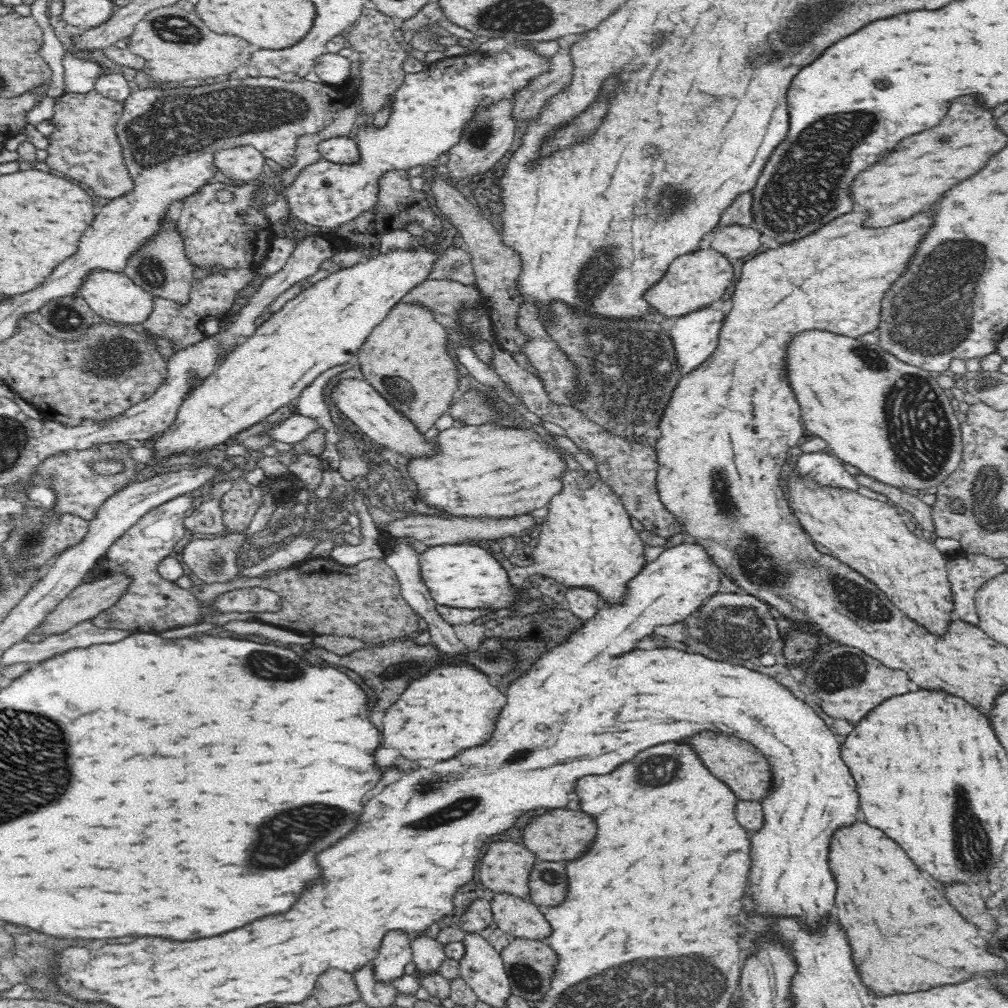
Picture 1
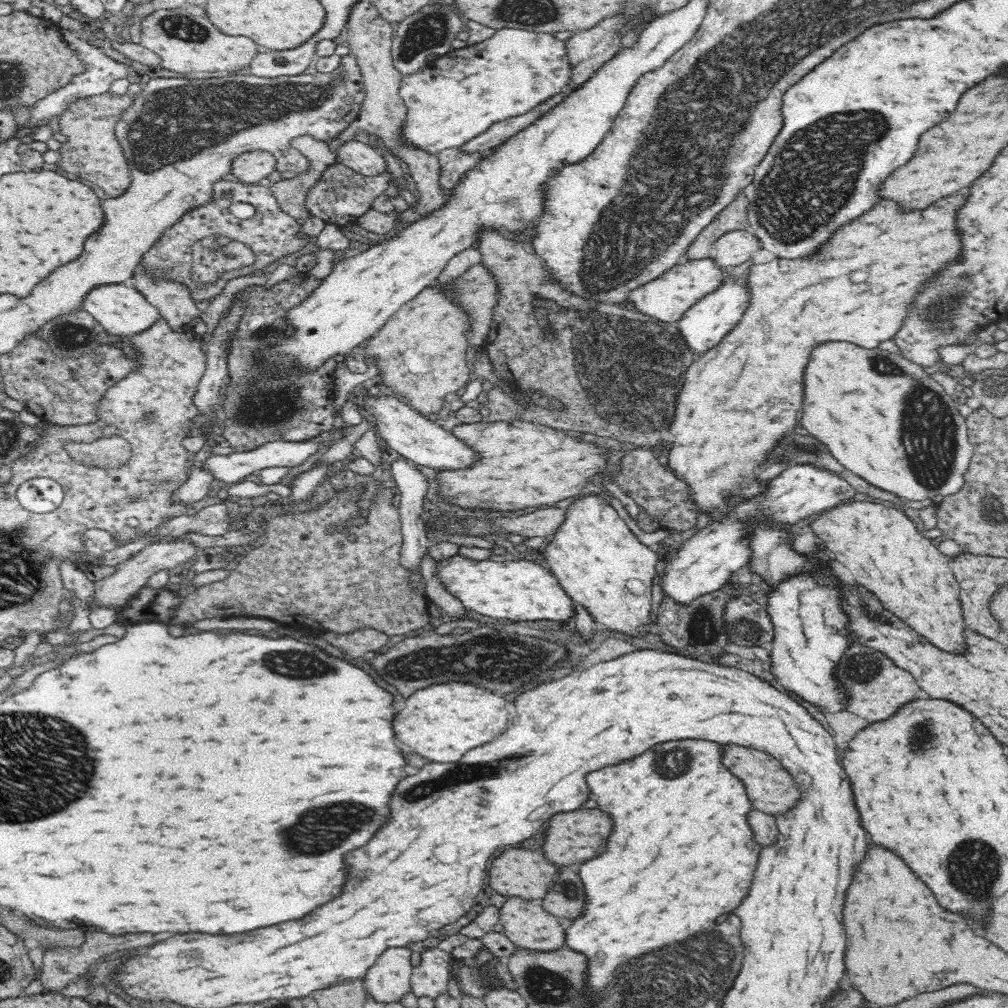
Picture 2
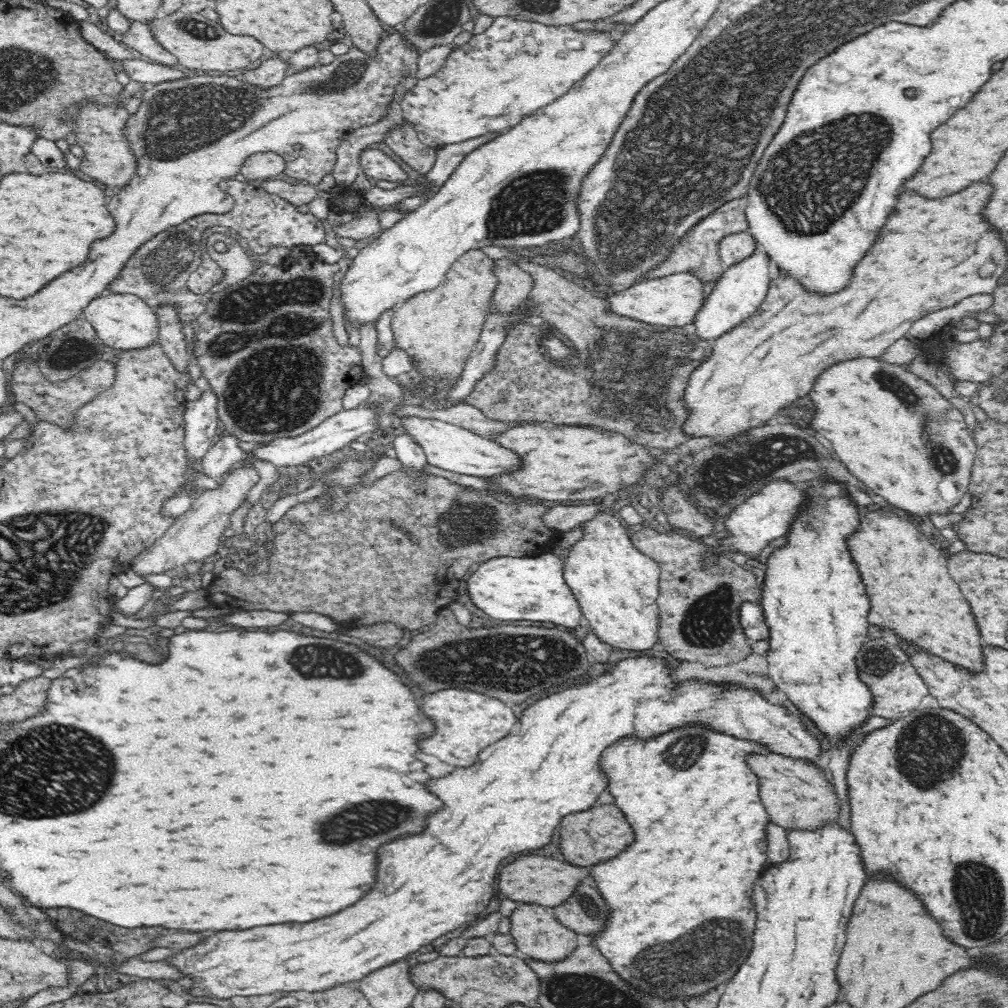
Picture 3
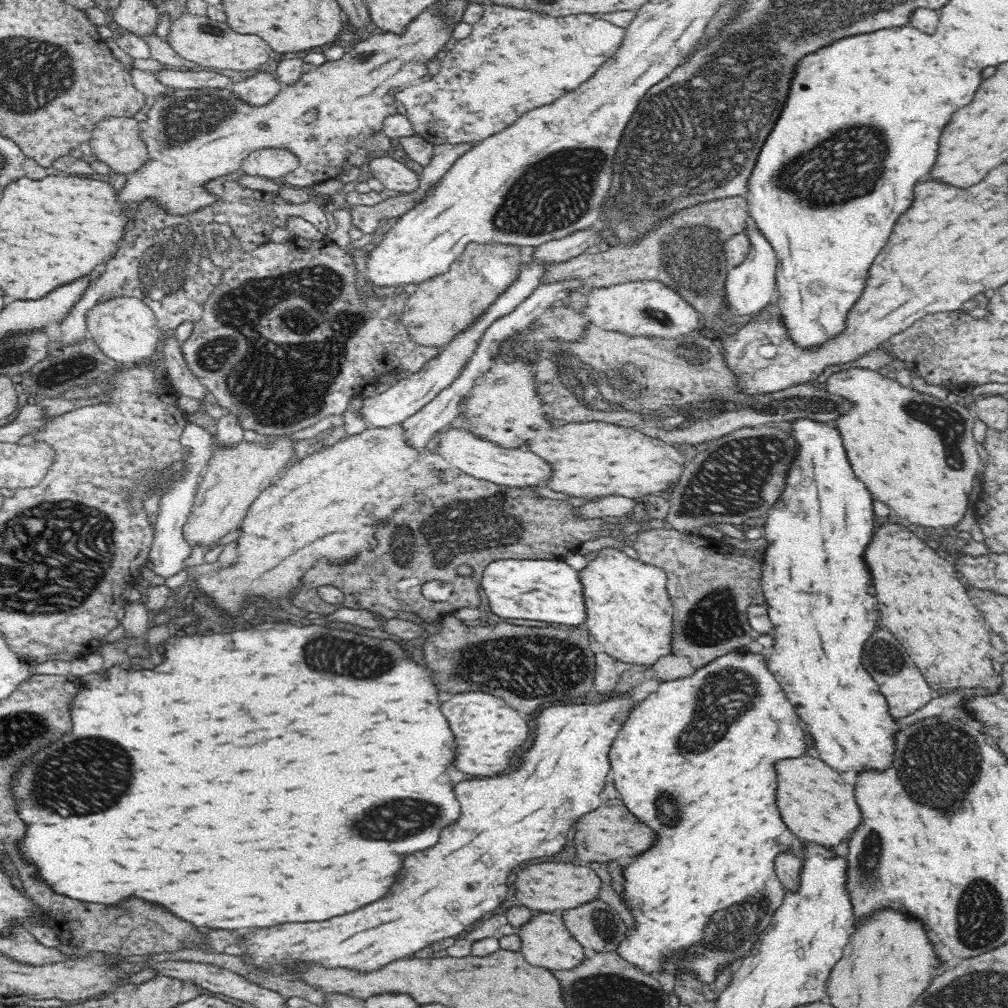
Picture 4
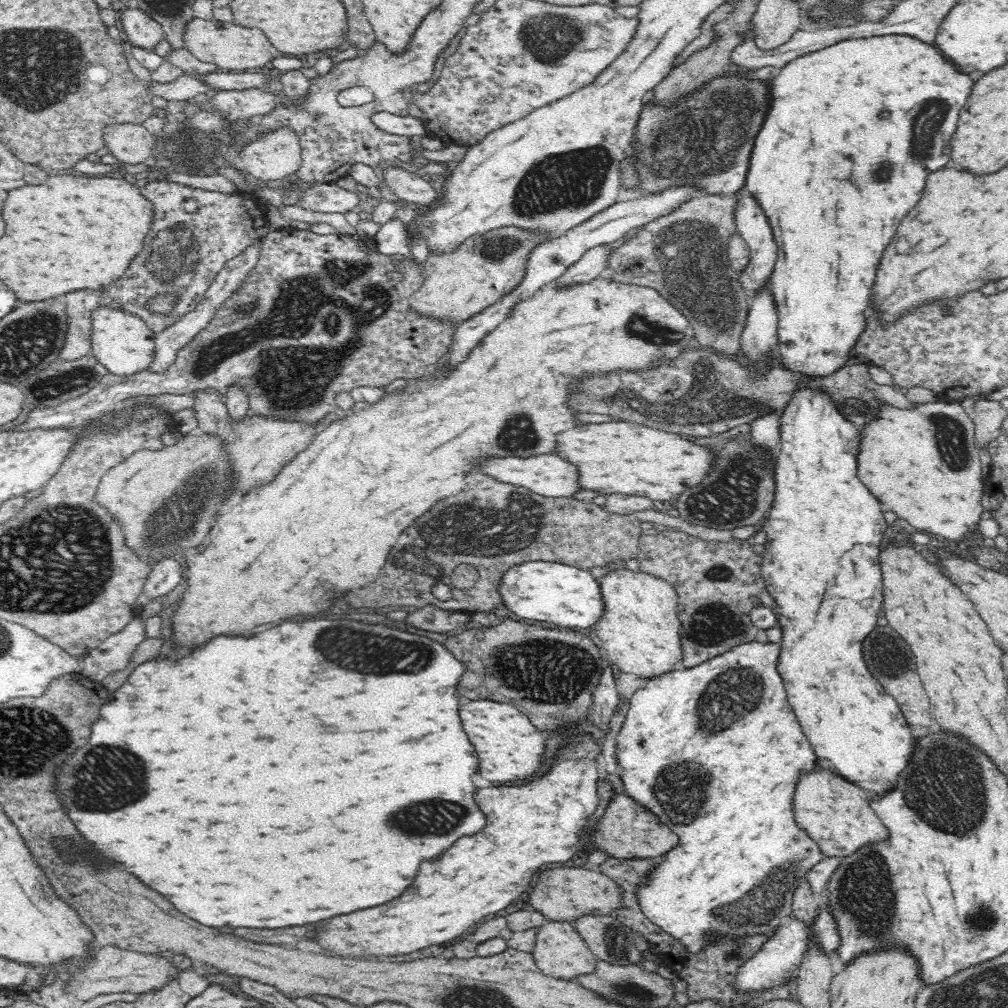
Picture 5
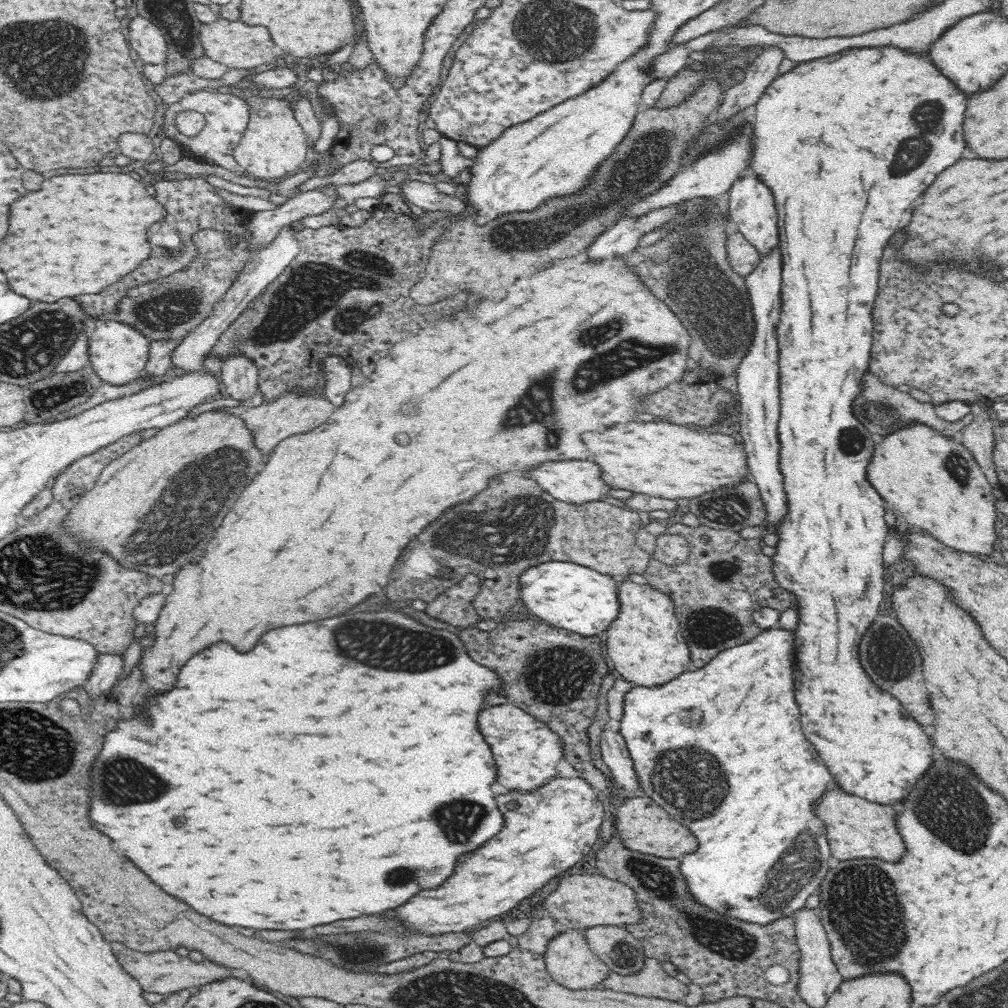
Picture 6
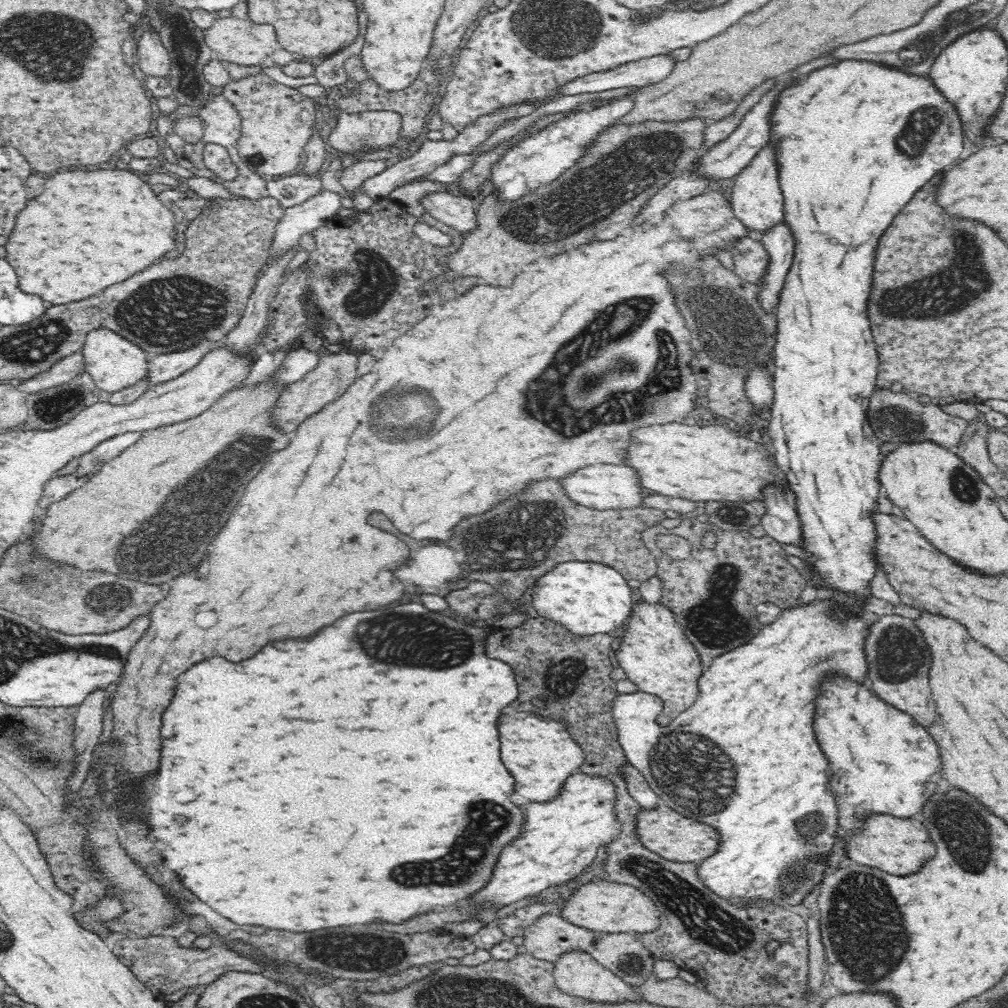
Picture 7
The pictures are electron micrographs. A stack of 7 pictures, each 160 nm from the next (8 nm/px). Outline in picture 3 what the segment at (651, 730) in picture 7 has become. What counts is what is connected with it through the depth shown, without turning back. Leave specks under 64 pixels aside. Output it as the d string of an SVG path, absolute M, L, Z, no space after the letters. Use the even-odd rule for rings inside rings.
M700 722L688 724L688 726L678 726L674 730L658 734L654 738L638 738L636 734L627 734L613 742L612 746L608 745L602 754L601 766L608 774L610 792L614 794L616 804L622 808L628 822L636 830L636 844L632 844L632 848L624 850L624 854L620 854L618 858L596 866L594 878L600 882L598 884L600 892L612 908L612 922L610 922L612 926L608 926L608 930L604 934L600 934L602 938L596 936L592 944L598 946L598 949L610 959L612 962L610 965L614 967L614 970L620 972L626 980L630 980L630 984L646 988L648 992L656 992L668 1002L671 1002L670 998L682 999L682 996L686 995L699 995L716 988L718 984L726 984L729 978L744 964L752 950L752 936L754 936L759 918L759 910L756 909L755 903L755 887L757 886L756 882L763 876L768 863L768 824L772 824L770 816L762 804L762 798L760 798L760 778L751 768L751 764L748 764L750 756L760 754L772 754L772 748L768 746L768 743L754 739L742 740L742 738L712 730L710 726L704 726Z

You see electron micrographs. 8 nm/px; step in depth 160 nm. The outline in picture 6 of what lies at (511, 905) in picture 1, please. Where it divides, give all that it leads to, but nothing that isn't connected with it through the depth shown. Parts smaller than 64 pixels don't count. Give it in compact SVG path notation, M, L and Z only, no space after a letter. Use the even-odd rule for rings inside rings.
M577 930L564 931L548 942L544 962L548 974L564 988L570 990L604 989L604 982L611 974L605 962L602 962L590 949L587 940Z

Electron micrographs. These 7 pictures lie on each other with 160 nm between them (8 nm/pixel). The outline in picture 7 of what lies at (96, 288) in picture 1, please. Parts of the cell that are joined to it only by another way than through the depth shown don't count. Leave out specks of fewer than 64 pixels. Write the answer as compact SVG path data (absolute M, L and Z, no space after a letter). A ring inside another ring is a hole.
M106 328L90 331L80 349L80 354L85 362L85 371L92 377L97 388L104 392L113 393L130 388L145 378L147 373L149 356L138 346L132 345L132 342Z

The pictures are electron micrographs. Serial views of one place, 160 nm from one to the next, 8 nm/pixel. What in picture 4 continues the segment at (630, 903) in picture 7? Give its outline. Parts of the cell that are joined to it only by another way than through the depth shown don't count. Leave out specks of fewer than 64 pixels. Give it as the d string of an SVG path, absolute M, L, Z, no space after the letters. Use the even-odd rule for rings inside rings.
M548 862L548 864L532 864L518 874L516 880L516 897L524 907L535 912L554 913L572 910L588 902L598 901L602 892L602 880L592 868L564 864L564 862Z

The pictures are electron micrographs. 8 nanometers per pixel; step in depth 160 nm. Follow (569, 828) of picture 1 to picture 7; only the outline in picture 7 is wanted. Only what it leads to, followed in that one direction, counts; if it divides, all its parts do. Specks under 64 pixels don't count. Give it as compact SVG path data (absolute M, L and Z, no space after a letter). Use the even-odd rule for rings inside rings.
M663 803L654 810L641 809L637 826L640 841L646 848L674 862L700 863L714 856L720 850L720 846L723 846L720 831L714 826L687 818Z

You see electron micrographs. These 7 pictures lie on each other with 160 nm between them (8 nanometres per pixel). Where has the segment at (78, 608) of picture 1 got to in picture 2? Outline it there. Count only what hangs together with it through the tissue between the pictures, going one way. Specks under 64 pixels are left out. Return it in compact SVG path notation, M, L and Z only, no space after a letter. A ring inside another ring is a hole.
M176 538L172 542L155 542L151 546L142 548L140 552L134 553L129 558L126 558L122 563L116 566L116 572L106 576L104 580L100 582L96 581L96 592L98 592L98 600L102 604L121 604L130 598L130 596L136 594L138 590L145 586L145 582L160 570L168 570L175 572L177 568L184 565L191 564L196 556L201 552L201 549L190 540L190 538Z

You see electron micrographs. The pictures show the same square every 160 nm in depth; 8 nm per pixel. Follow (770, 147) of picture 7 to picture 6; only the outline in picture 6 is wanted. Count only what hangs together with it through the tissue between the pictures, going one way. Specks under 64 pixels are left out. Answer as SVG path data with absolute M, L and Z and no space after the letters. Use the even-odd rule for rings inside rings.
M746 172L730 187L728 220L736 222L738 231L748 239L764 256L772 247L779 244L778 211L772 189L764 183L760 175Z

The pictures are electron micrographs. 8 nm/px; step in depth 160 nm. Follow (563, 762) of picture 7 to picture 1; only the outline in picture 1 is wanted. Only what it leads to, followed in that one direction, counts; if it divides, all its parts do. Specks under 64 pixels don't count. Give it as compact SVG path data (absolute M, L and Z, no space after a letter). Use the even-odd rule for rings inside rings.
M442 666L428 678L412 682L400 700L386 710L384 746L398 748L408 760L441 762L492 738L506 696L470 666Z

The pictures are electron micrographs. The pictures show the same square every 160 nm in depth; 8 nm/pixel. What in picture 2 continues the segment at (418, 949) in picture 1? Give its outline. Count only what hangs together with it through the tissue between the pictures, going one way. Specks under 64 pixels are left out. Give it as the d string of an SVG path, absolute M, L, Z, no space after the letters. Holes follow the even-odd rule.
M438 948L422 952L420 964L412 970L412 994L416 998L430 1000L436 1000L442 994L447 994L450 982L449 966L452 961L449 953Z

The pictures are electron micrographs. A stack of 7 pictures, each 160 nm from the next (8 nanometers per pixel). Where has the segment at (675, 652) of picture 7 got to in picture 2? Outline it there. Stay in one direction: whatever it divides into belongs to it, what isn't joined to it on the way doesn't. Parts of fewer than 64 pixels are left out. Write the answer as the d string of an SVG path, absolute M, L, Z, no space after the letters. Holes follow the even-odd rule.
M585 495L575 498L568 506L566 522L558 528L554 538L545 544L544 562L551 567L563 589L577 606L583 606L603 629L626 634L632 638L650 637L652 632L652 584L656 578L656 566L661 561L657 552L638 540L618 512L600 495Z

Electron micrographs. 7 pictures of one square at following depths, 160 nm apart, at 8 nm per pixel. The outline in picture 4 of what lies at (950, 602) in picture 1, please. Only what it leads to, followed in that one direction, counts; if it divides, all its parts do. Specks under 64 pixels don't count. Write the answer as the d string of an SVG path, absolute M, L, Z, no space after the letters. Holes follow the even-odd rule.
M892 524L876 532L864 556L874 576L880 612L890 614L882 618L884 626L906 646L926 684L940 698L962 690L982 688L988 696L1002 690L1004 679L996 675L990 660L992 638L987 622L954 576L954 564L946 555L940 558L943 553L926 545L915 531Z

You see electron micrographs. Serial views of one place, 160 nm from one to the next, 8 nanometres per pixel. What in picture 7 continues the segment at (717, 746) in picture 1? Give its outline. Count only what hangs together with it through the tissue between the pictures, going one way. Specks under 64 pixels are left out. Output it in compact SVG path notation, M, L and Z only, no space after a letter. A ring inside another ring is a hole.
M886 814L867 819L865 830L848 838L848 855L853 862L869 866L894 876L912 876L936 858L936 842L932 842L928 828L916 820L900 820Z

